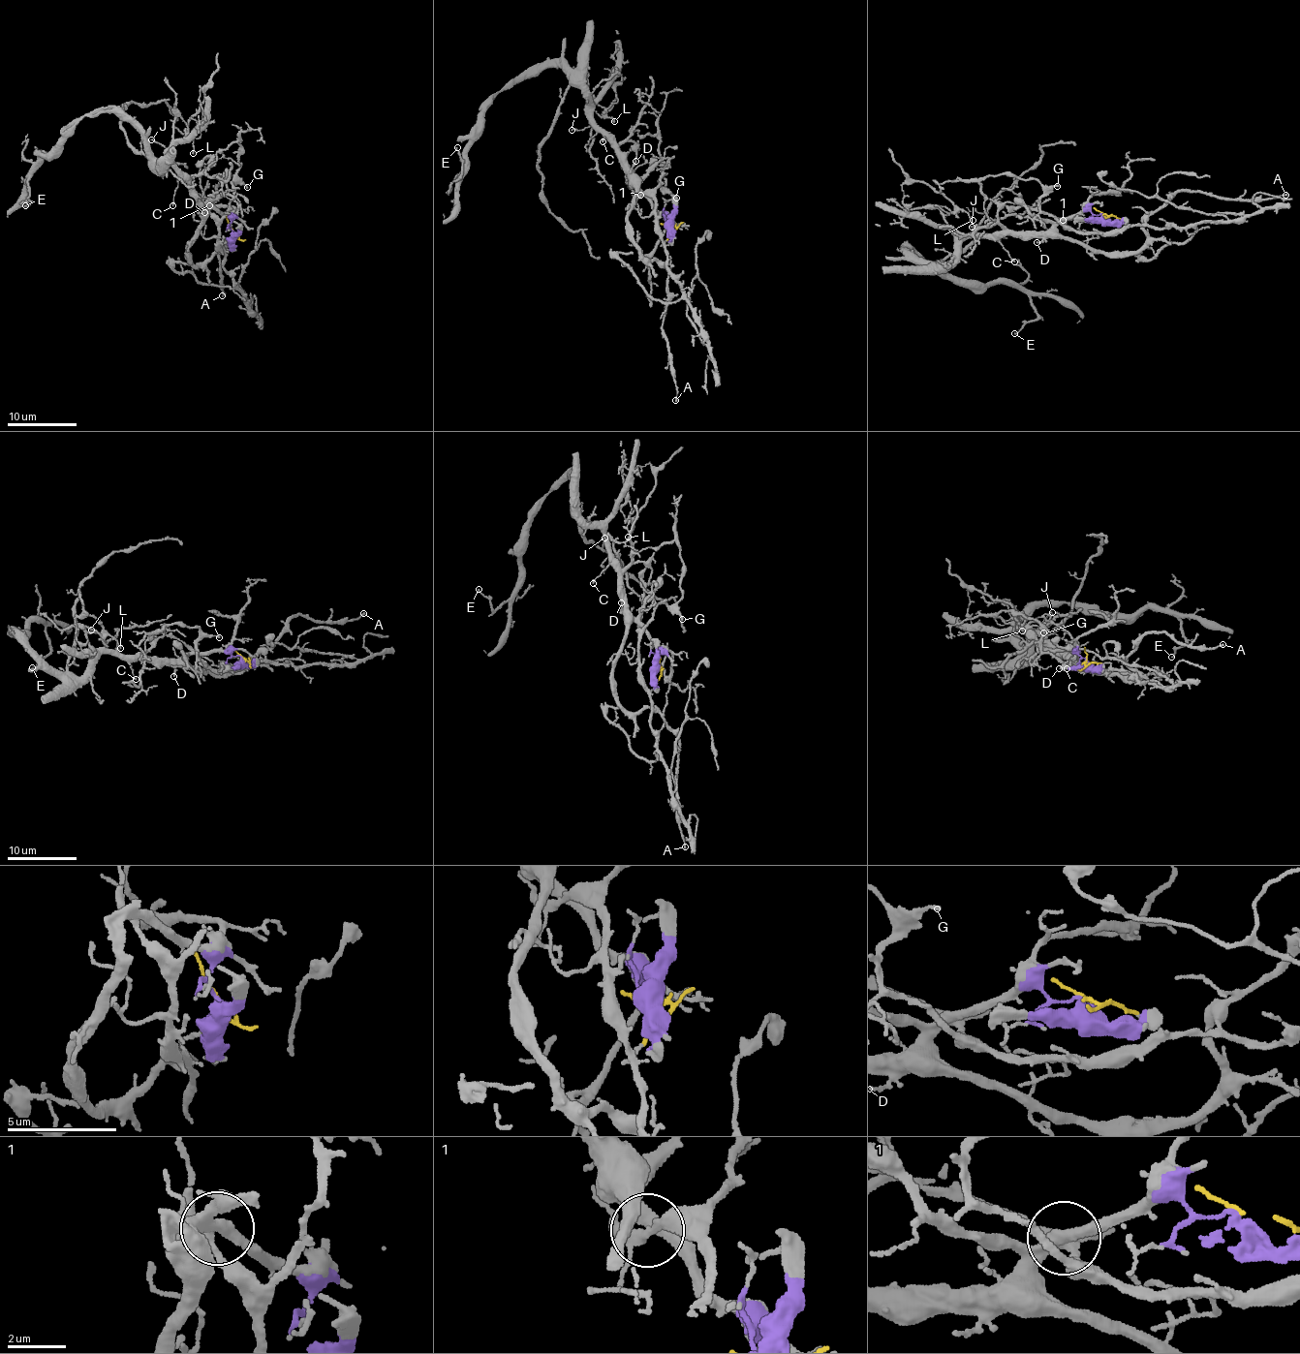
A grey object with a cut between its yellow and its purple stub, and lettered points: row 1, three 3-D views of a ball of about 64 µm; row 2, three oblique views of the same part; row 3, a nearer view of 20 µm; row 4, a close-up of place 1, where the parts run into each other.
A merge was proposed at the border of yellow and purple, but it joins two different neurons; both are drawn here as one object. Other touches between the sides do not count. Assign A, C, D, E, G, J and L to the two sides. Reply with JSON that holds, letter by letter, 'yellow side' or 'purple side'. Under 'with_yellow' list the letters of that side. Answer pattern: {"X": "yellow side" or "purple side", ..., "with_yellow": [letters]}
{"A": "purple side", "C": "purple side", "D": "purple side", "E": "purple side", "G": "yellow side", "J": "purple side", "L": "purple side", "with_yellow": ["G"]}

